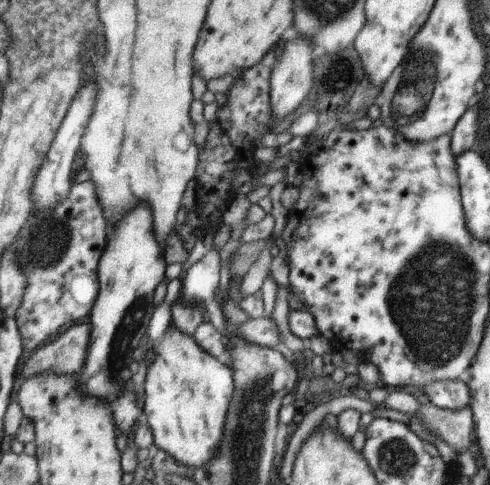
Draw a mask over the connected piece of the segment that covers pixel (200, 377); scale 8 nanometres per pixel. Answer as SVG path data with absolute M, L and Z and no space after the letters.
M168 325L162 342L154 346L154 360L145 380L144 420L153 432L155 445L181 465L203 467L216 454L222 440L228 402L234 390L230 366L207 353L194 337Z

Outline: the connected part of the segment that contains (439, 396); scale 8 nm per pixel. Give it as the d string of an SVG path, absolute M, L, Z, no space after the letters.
M443 380L428 383L427 386L418 388L428 396L430 403L443 409L459 409L468 407L471 393L467 385L461 380Z

